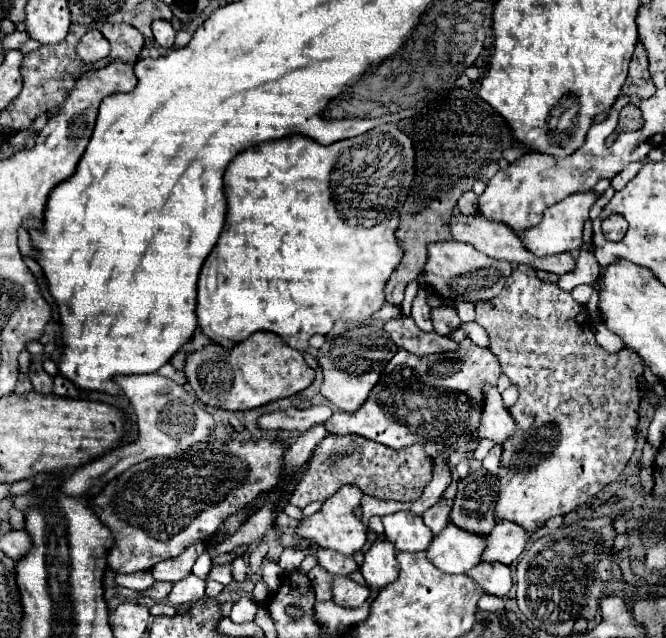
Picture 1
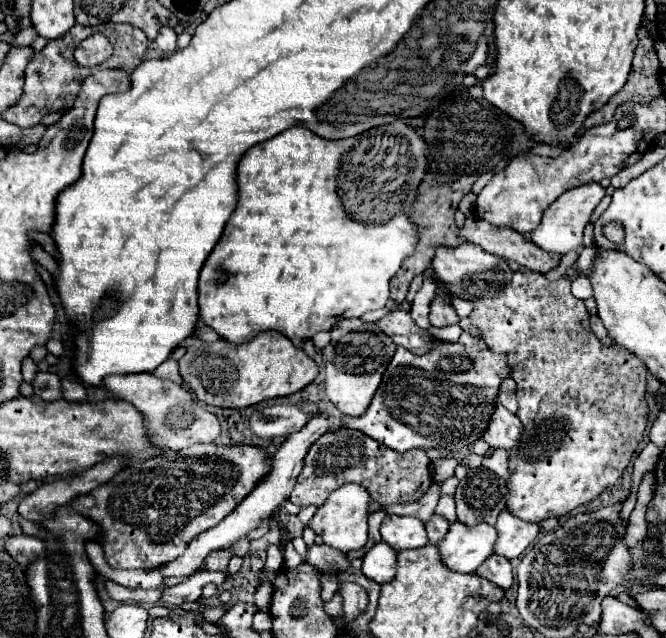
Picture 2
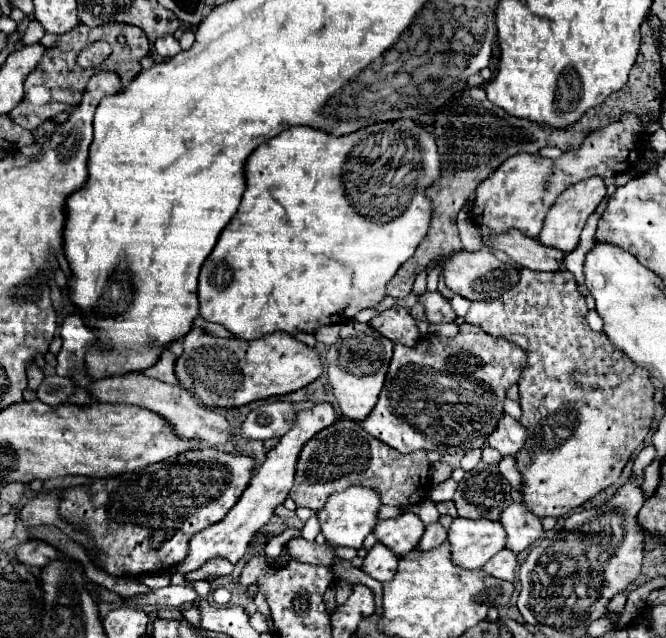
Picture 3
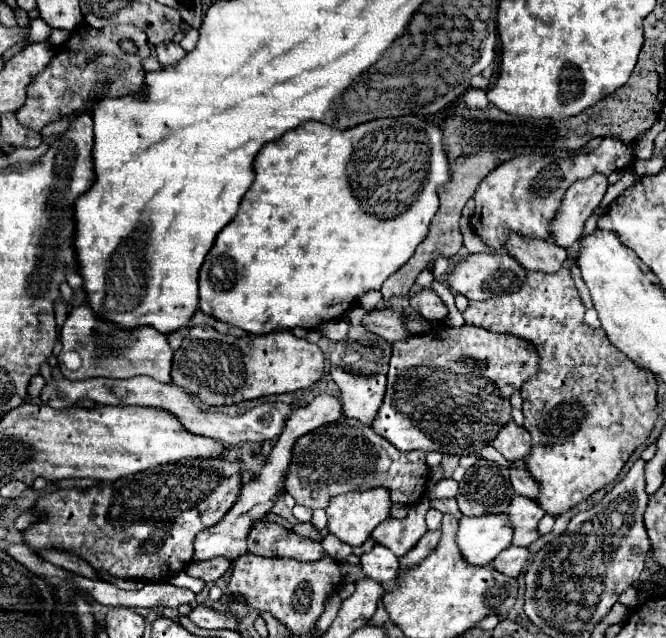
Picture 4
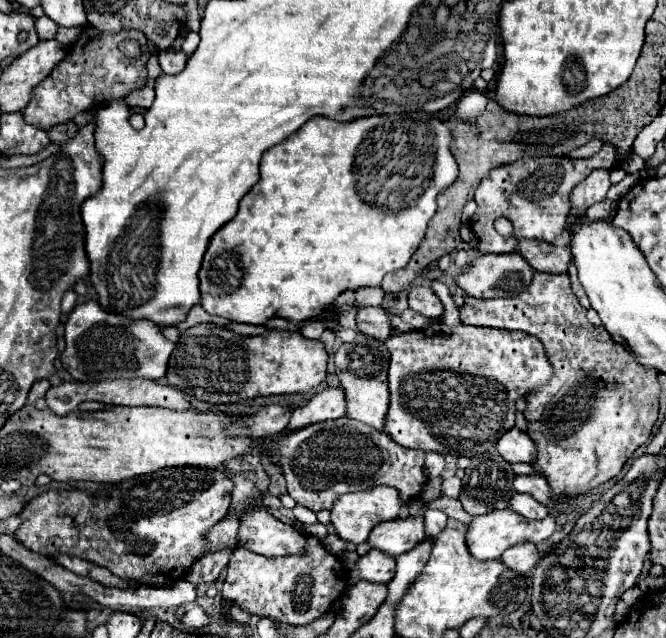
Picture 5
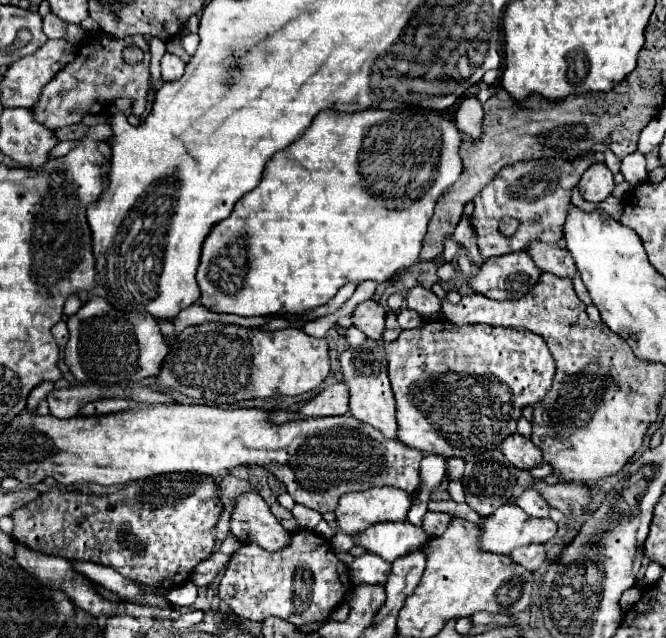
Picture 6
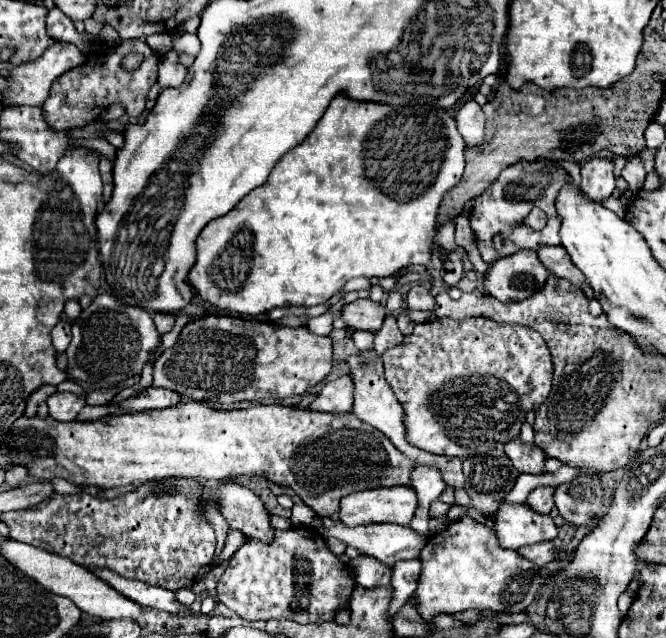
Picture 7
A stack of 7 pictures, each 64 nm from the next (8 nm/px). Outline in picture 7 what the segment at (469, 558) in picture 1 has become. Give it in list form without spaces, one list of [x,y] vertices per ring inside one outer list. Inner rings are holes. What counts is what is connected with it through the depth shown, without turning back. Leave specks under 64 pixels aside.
[[[504,504],[496,516],[496,534],[504,548],[522,548],[528,544],[554,540],[556,538],[556,524],[552,516],[540,516],[538,512],[532,512],[526,508],[526,504]]]

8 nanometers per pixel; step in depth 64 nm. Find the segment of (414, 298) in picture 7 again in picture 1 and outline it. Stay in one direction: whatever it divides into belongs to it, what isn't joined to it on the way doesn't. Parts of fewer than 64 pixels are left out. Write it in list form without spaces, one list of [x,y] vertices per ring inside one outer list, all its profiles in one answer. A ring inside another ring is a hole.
[[[450,306],[432,308],[432,322],[434,322],[434,330],[442,336],[450,334],[454,328],[460,326],[460,318],[458,318],[456,310]]]

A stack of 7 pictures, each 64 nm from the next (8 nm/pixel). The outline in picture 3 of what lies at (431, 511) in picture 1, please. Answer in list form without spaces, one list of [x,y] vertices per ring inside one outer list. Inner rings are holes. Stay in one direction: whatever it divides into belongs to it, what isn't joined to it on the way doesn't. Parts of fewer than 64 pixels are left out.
[[[430,524],[430,526],[426,526],[426,532],[424,532],[424,536],[422,536],[416,552],[426,552],[426,550],[430,550],[430,548],[436,548],[436,546],[440,546],[444,540],[446,540],[446,530],[444,530],[444,526],[442,526],[442,524]]]

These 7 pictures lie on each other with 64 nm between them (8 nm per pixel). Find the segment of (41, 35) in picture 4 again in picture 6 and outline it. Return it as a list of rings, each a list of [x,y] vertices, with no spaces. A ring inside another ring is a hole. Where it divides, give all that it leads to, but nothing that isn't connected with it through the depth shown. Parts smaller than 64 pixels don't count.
[[[50,12],[50,14],[44,16],[42,28],[44,28],[44,34],[46,34],[48,38],[66,38],[66,28],[68,28],[68,24],[64,24],[62,20],[58,20],[58,16],[52,16],[52,12]]]

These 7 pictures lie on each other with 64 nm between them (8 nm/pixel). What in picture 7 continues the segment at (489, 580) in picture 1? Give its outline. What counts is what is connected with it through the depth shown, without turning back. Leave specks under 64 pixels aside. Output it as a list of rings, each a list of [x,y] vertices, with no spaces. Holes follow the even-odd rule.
[[[552,540],[548,542],[540,542],[540,544],[532,544],[528,548],[520,548],[520,554],[532,562],[536,562],[538,566],[546,566],[550,562],[556,560],[558,556],[558,548],[554,546]]]

